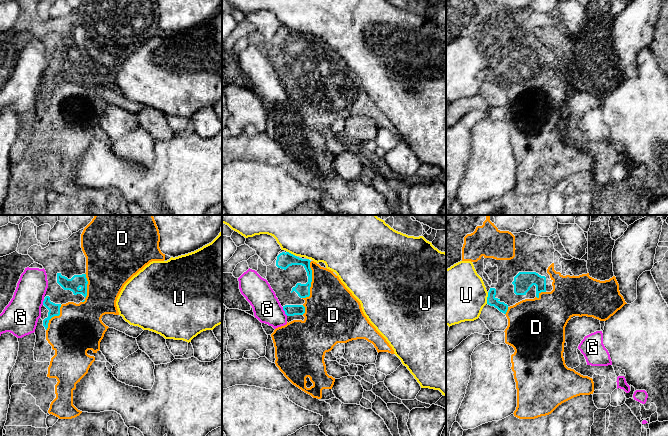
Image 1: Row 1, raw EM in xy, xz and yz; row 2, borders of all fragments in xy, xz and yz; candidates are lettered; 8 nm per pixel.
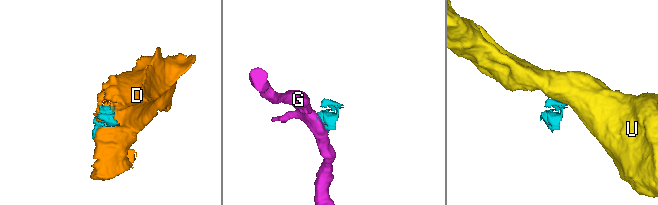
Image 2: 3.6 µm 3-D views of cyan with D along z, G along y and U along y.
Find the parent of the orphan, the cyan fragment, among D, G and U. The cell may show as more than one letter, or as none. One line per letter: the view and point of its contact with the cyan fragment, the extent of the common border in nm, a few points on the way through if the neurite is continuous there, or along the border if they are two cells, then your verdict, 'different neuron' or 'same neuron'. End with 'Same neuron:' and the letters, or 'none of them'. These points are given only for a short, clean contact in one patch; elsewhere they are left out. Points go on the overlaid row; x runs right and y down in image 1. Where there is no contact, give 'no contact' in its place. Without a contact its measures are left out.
D: contact xz (311, 281); length 320 nm; same neuron
G: contact xz (284, 310); length 80 nm; border xz (282, 307), (287, 315); different neuron
U: contact yz (487, 298); length 100 nm; border yz (488, 292), (486, 303); different neuron
Same neuron: D

